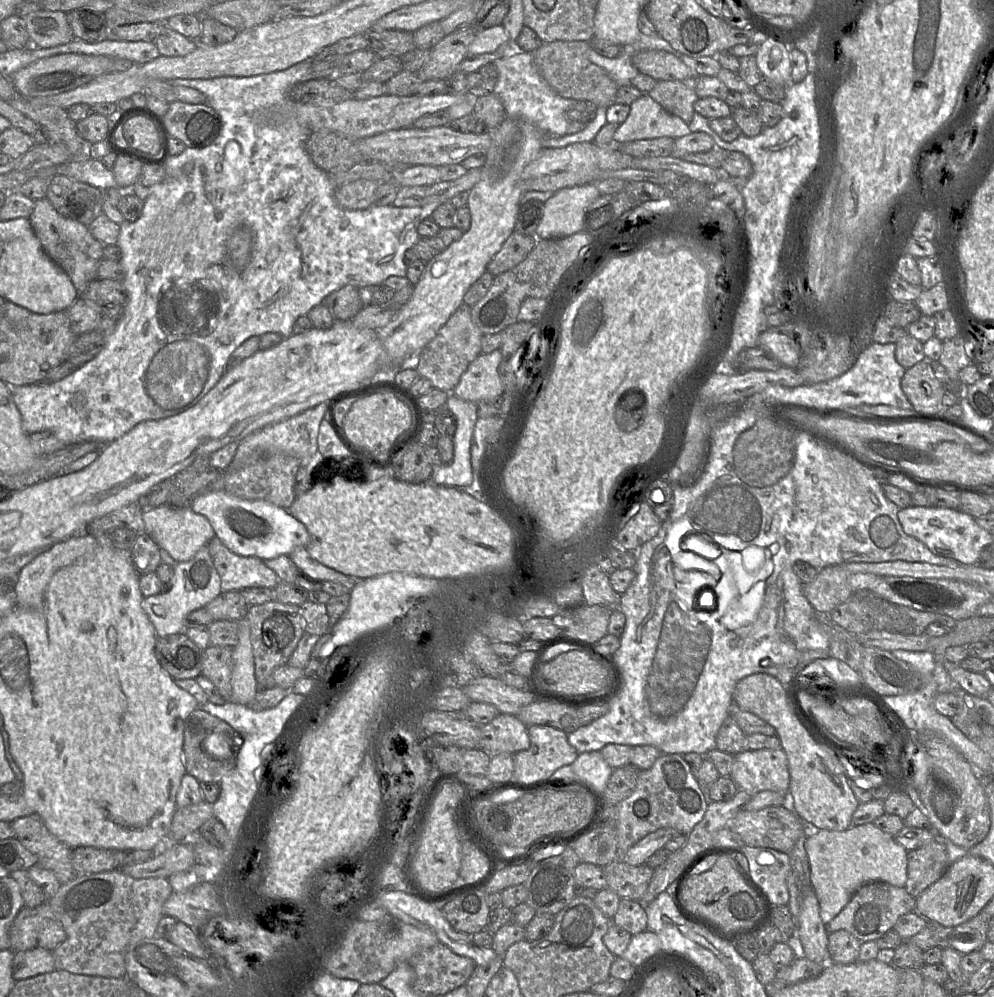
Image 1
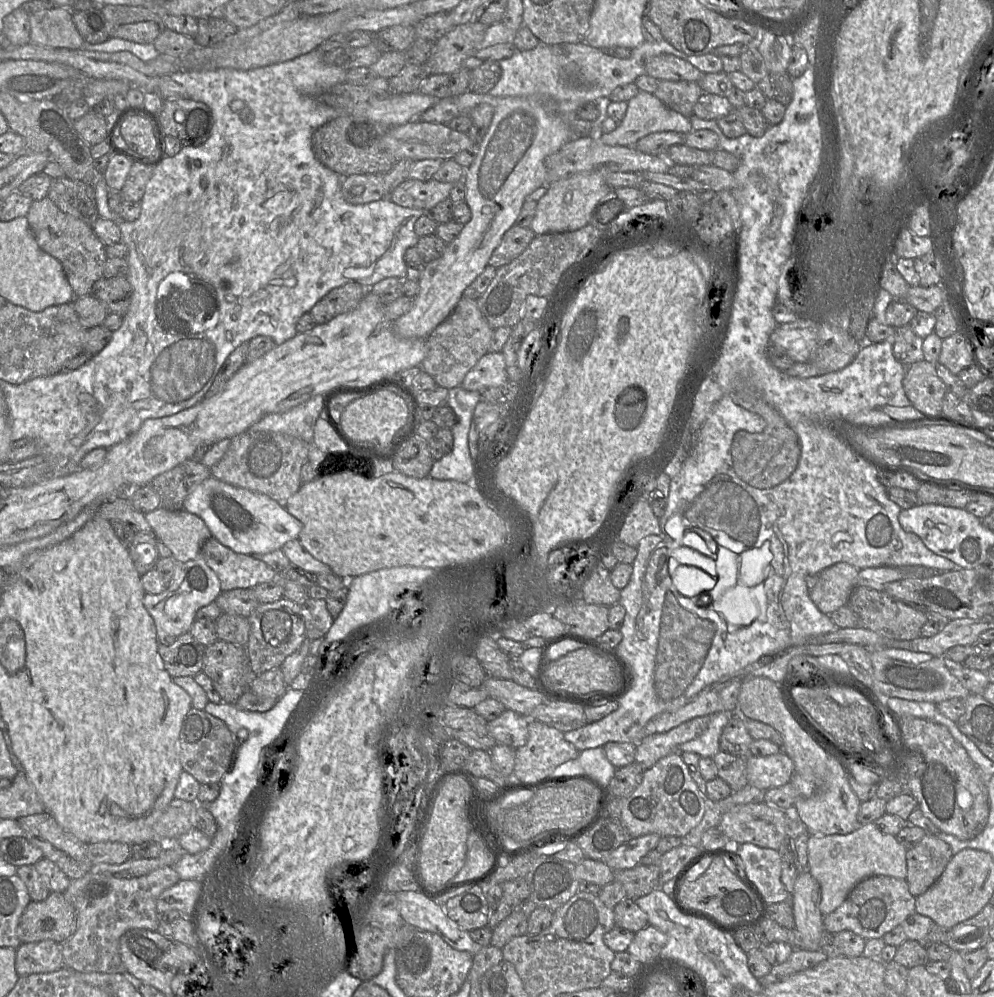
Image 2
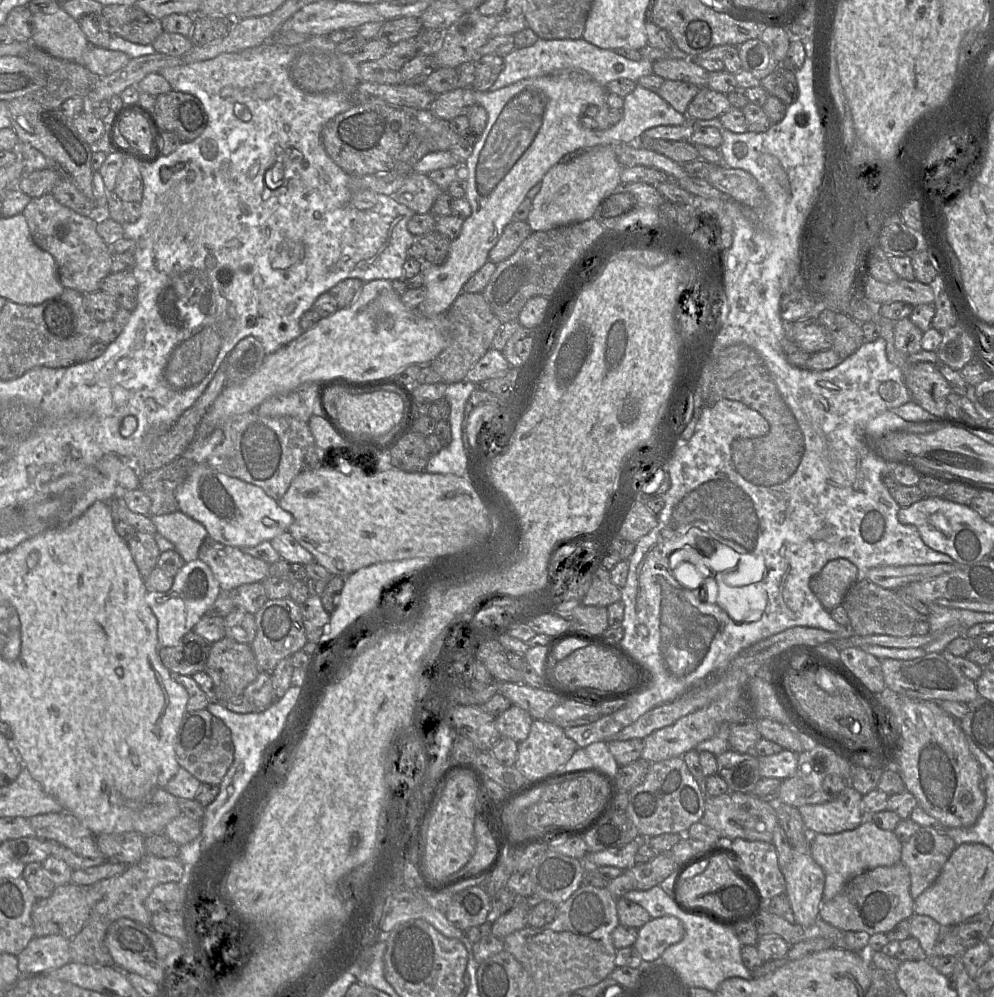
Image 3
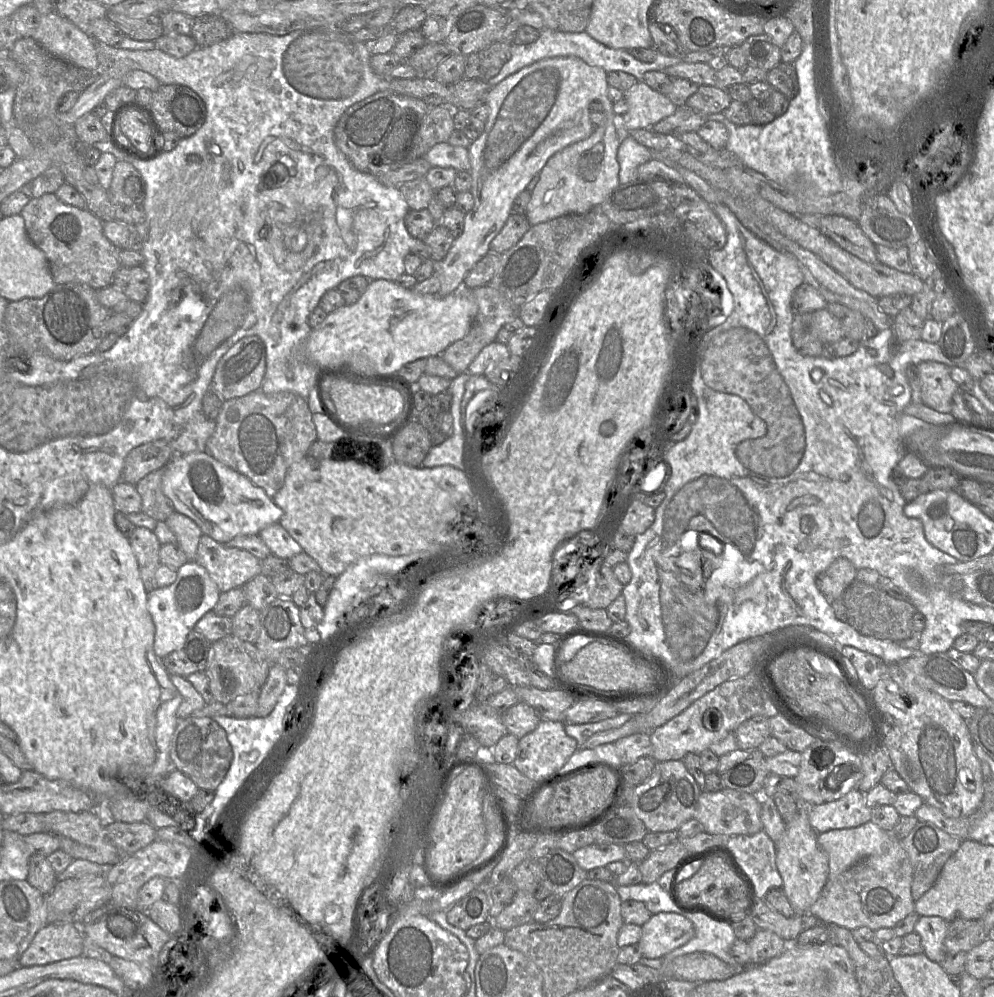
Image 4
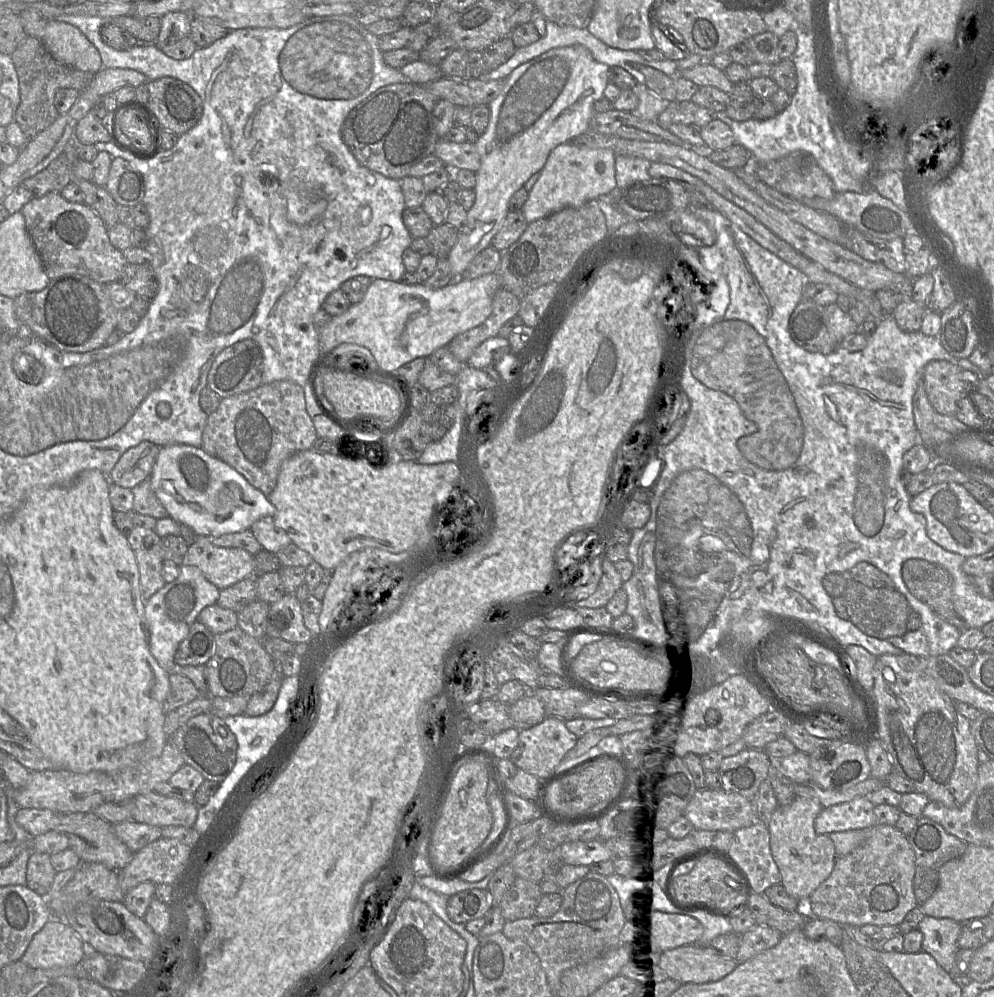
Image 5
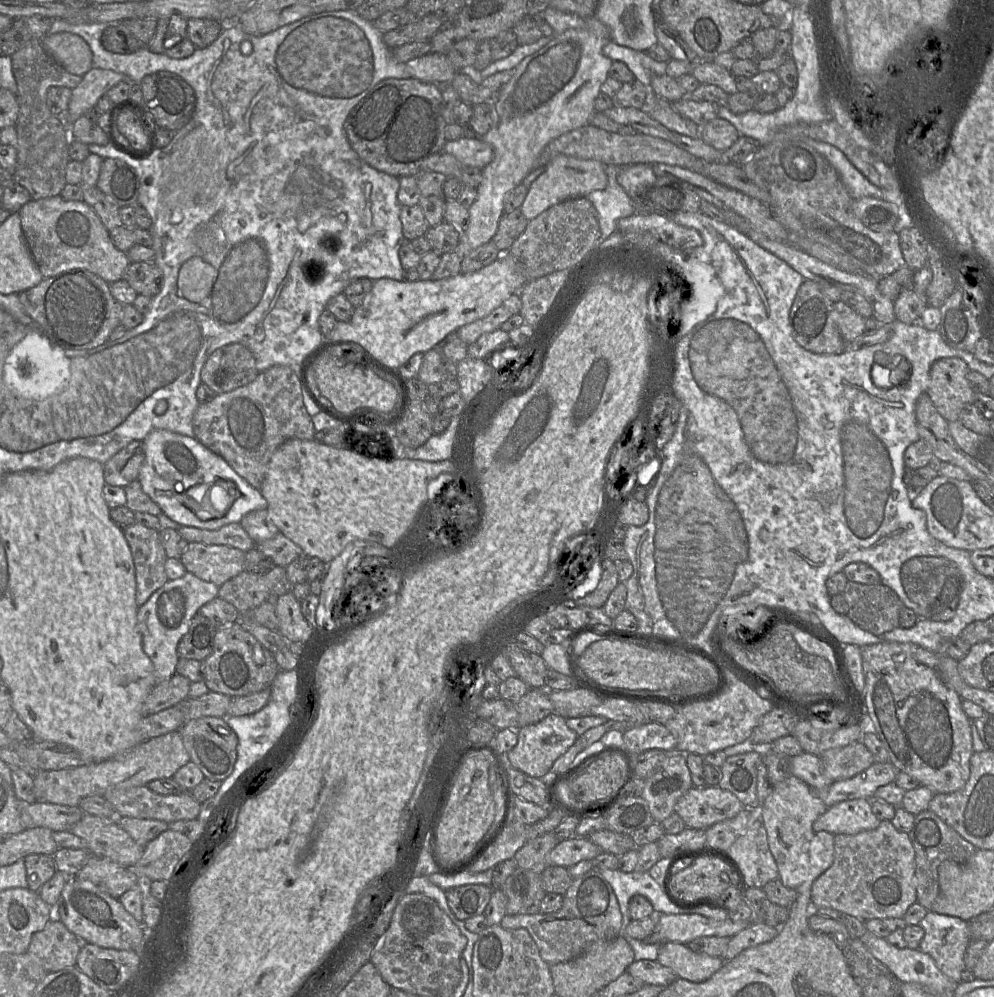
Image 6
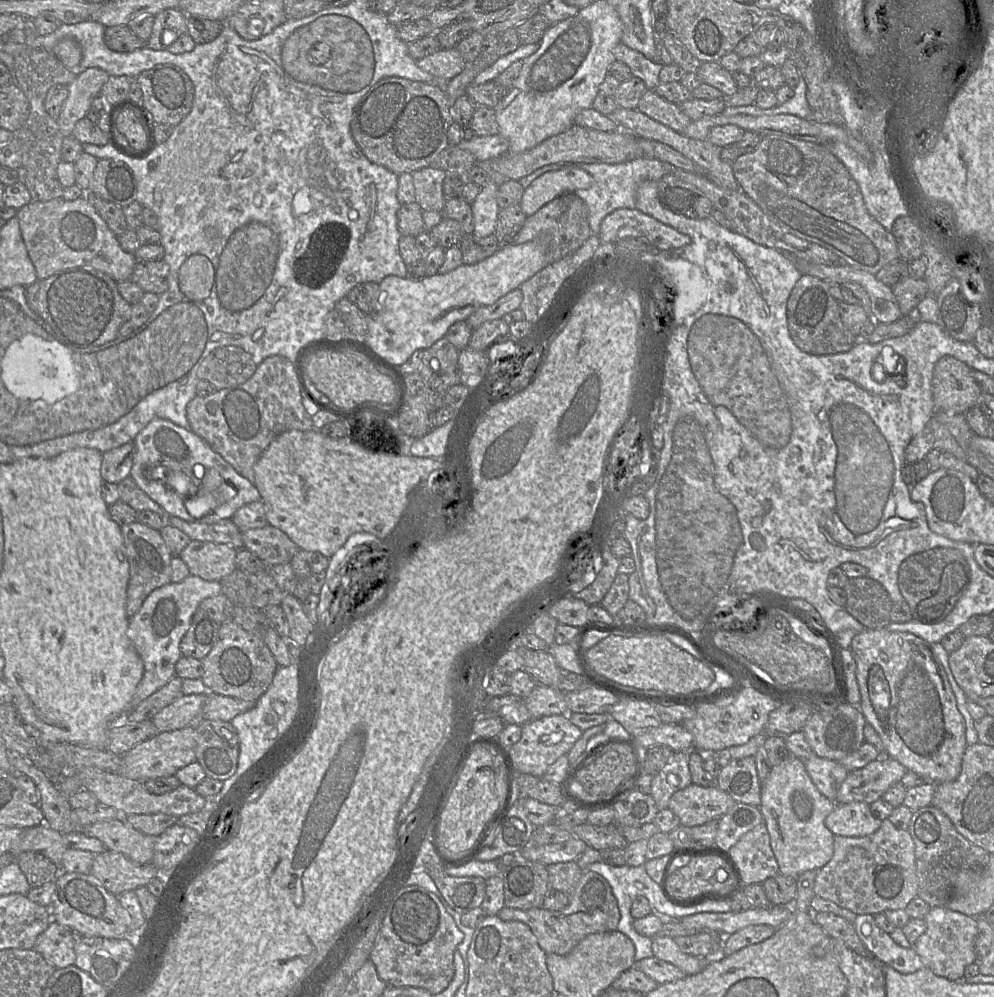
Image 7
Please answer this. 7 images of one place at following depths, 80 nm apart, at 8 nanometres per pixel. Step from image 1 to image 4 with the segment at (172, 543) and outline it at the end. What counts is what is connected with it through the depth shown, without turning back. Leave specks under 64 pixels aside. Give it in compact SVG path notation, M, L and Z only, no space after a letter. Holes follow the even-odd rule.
M176 511L167 517L165 523L175 534L177 544L188 561L194 561L200 537L203 535L201 528L192 519Z

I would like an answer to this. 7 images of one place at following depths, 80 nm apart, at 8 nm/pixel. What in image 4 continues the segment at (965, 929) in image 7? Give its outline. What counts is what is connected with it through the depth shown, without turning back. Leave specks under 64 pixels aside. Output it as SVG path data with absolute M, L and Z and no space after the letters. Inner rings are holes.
M920 916L914 932L921 937L923 953L936 963L941 963L947 955L944 941L949 922L938 916Z

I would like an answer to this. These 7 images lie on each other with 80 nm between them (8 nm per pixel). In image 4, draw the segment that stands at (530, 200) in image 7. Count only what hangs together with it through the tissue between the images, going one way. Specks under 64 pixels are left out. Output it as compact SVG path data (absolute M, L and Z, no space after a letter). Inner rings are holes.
M603 110L603 113L605 115L604 122L599 127L594 128L588 138L569 145L555 153L540 171L539 181L531 192L531 199L525 211L525 216L530 227L565 215L585 214L593 207L600 205L619 185L617 152L623 138L620 126L620 119L622 117L616 115L610 116L609 112L605 112L605 110Z

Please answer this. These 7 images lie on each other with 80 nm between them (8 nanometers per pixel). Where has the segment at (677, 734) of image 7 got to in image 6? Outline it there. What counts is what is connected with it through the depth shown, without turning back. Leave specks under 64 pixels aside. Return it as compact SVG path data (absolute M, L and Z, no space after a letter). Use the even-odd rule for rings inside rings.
M645 722L629 727L623 733L625 753L632 758L648 749L676 751L677 740L670 730L661 723Z

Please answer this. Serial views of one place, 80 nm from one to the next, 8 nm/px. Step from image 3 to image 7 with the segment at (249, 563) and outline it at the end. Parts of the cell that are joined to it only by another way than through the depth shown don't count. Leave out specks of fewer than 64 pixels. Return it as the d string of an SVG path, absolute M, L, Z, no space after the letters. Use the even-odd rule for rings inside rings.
M192 540L181 552L180 558L191 575L206 581L221 582L237 569L237 551L227 544Z

